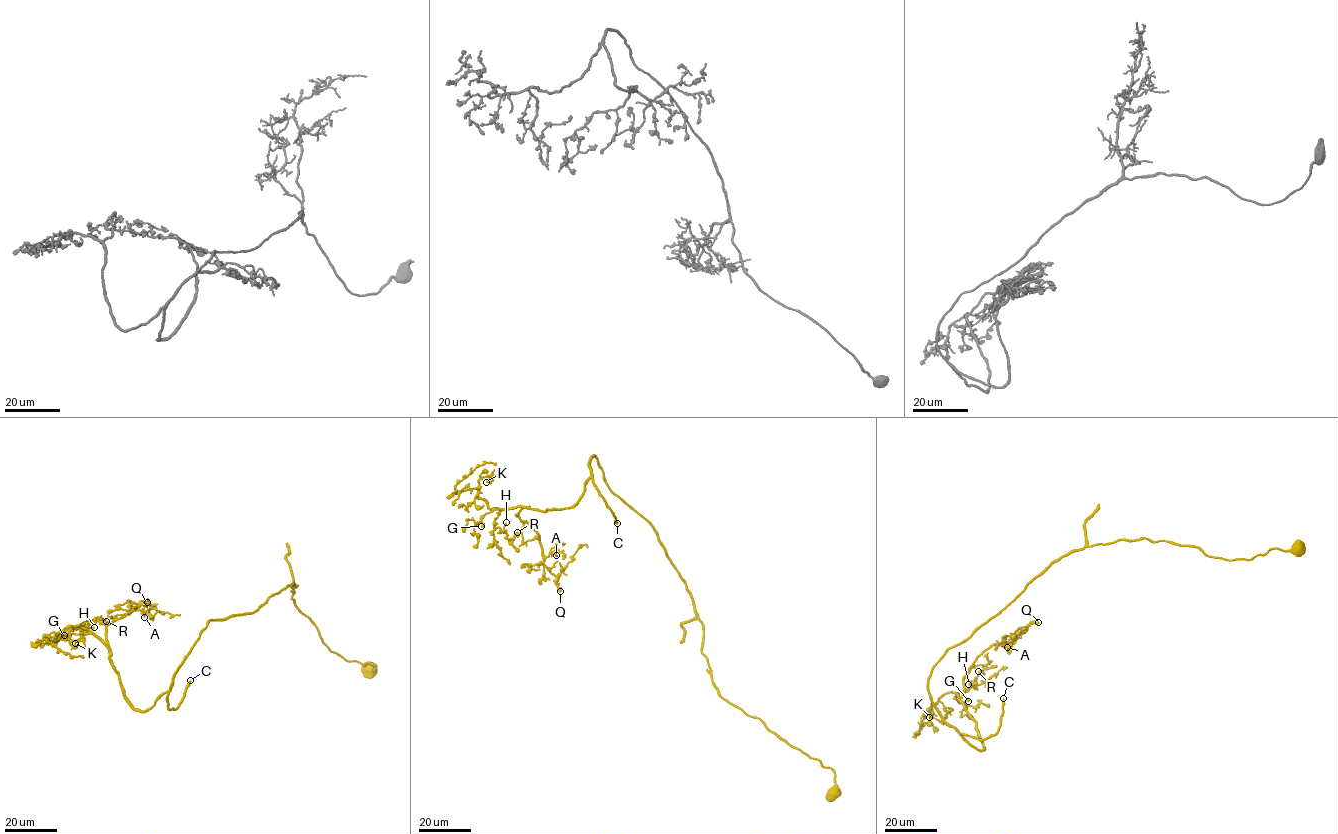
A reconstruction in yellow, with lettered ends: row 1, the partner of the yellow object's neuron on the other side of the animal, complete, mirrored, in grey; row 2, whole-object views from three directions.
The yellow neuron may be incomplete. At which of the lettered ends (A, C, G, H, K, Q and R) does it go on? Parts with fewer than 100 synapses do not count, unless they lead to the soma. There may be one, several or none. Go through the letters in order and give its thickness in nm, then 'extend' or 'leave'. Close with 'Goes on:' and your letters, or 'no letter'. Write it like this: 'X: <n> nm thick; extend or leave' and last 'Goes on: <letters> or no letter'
A: 190 nm thick; leave
C: 180 nm thick; extend
G: 500 nm thick; leave
H: 170 nm thick; leave
K: 150 nm thick; leave
Q: 550 nm thick; leave
R: 500 nm thick; leave
Goes on: C

